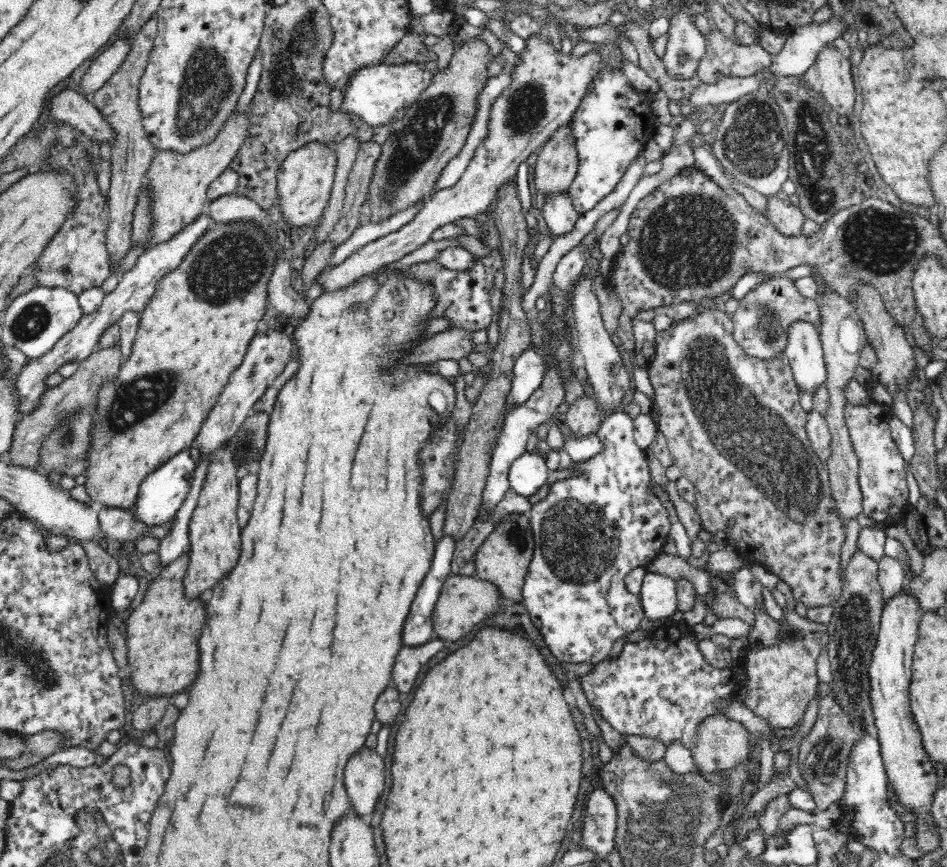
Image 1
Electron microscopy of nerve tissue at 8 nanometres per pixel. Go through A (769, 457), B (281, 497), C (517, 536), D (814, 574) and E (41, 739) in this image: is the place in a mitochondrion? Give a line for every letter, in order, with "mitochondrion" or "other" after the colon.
A: mitochondrion
B: other
C: mitochondrion
D: other
E: other

